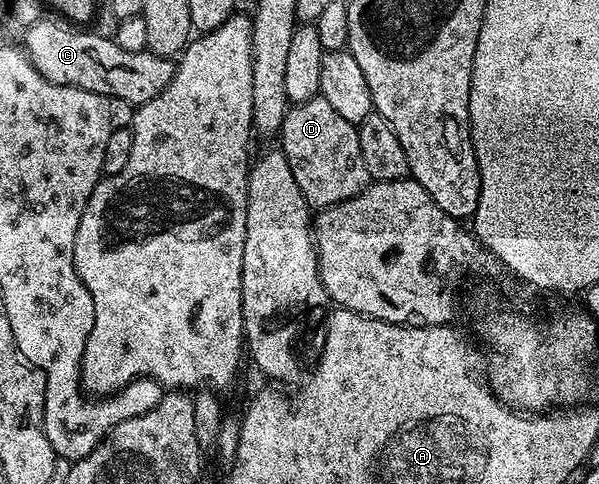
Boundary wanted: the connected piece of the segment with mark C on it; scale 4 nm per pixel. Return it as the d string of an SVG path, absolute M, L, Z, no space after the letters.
M40 17L36 23L29 25L22 32L22 50L26 51L27 58L35 66L37 73L41 73L41 77L45 77L57 85L80 87L89 93L97 93L98 95L112 95L132 105L138 105L157 97L157 93L161 93L165 89L165 85L169 85L175 72L175 63L168 56L155 55L148 50L125 53L125 49L121 49L121 45L117 45L114 38L107 36L106 39L103 35L94 35L93 32L87 31L91 29L84 29L69 19L47 18Z

